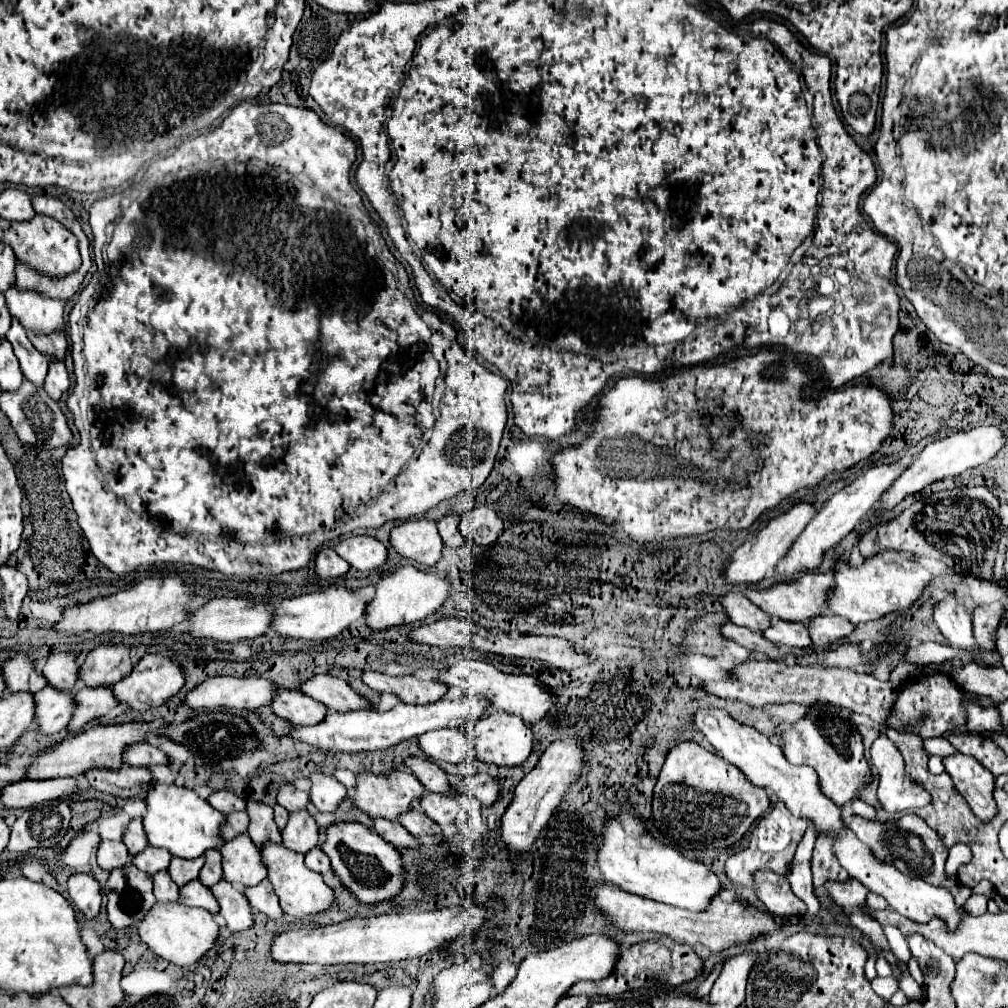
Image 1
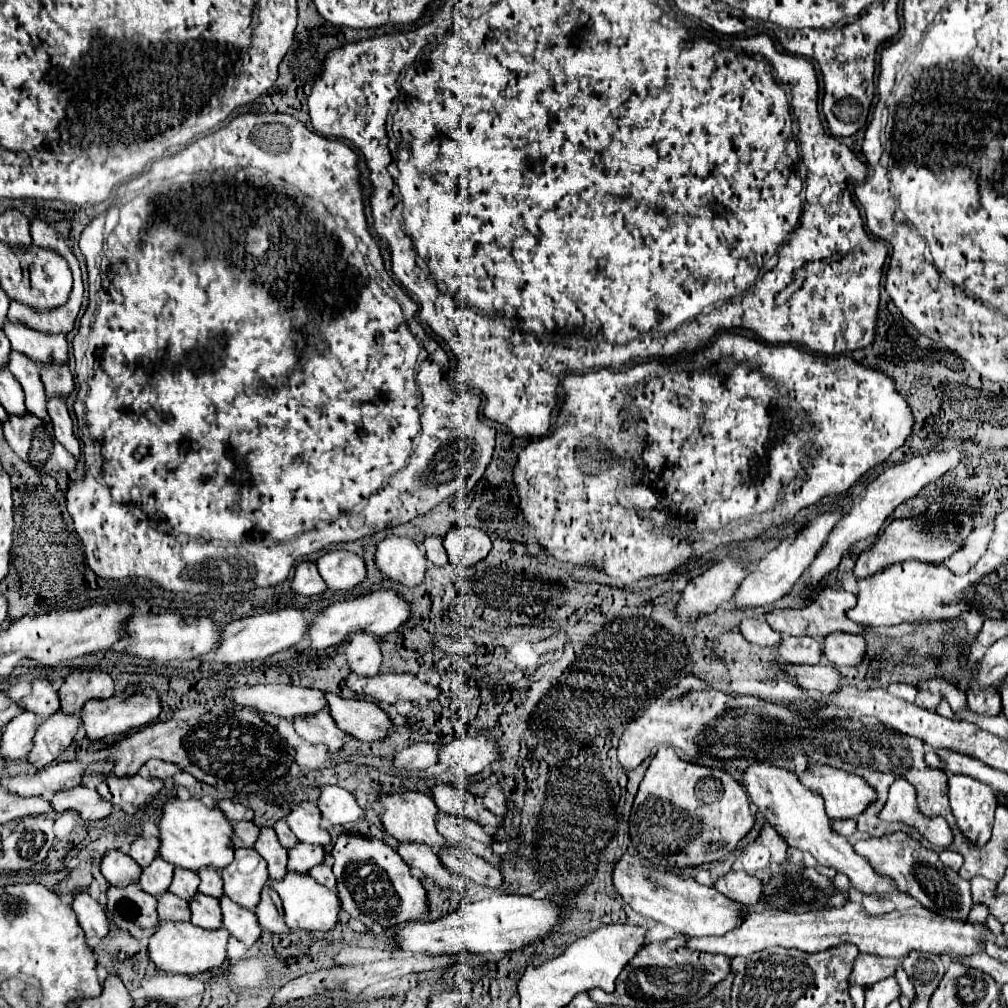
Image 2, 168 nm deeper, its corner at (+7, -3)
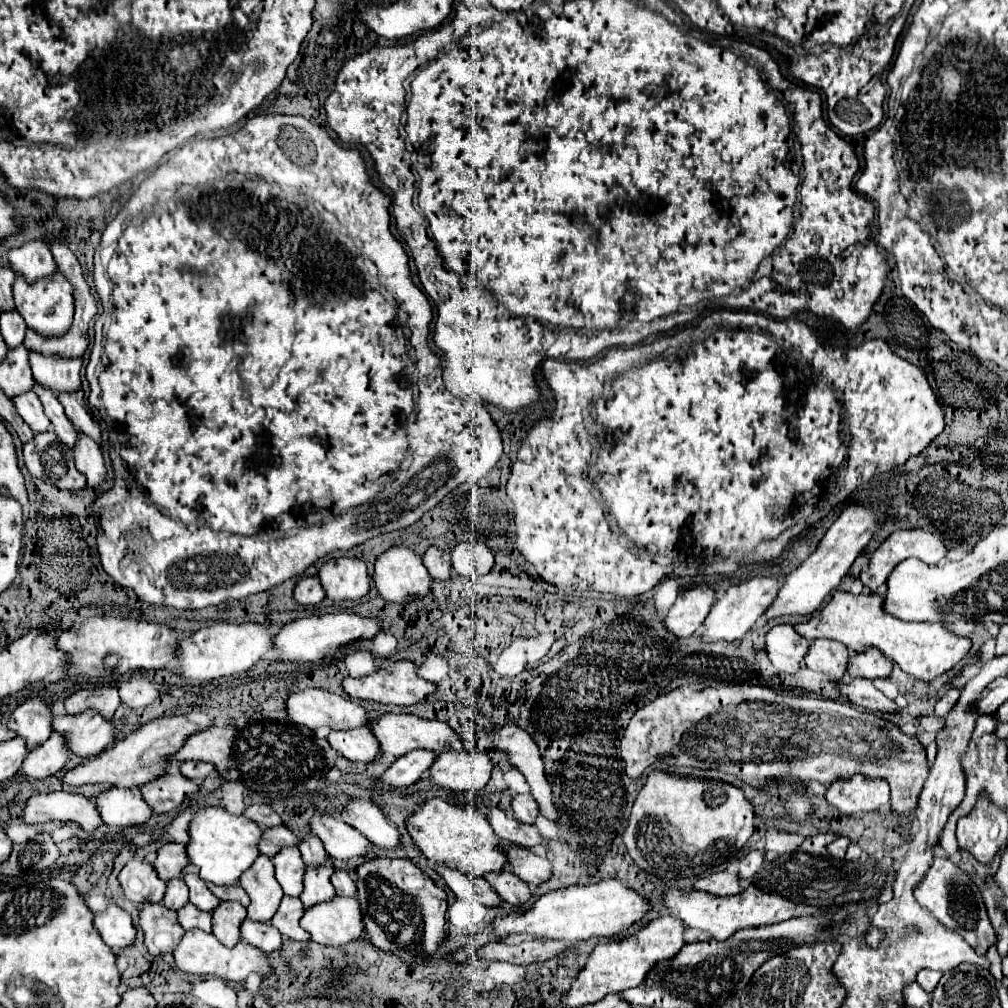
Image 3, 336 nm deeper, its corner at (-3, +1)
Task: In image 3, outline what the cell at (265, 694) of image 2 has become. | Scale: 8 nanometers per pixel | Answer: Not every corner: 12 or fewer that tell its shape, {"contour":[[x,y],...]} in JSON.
{"contour":[[322,688],[288,694],[294,724],[350,730],[368,712]]}

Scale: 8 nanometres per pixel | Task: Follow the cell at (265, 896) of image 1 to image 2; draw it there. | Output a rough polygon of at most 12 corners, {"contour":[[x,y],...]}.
{"contour":[[266,886],[254,910],[262,930],[290,932],[284,910],[278,910],[278,894]]}

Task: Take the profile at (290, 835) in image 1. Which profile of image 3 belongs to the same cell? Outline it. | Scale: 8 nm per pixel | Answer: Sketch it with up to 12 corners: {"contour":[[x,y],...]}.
{"contour":[[334,864],[306,866],[302,904],[330,900],[336,892],[330,884]]}

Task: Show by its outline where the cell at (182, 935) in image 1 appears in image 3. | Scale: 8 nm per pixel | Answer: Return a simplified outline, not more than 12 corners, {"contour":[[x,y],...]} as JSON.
{"contour":[[188,930],[176,966],[194,976],[244,982],[270,974],[264,952],[238,940],[222,946],[204,930]]}

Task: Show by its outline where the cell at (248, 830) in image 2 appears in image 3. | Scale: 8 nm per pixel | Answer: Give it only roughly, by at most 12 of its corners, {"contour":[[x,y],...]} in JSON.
{"contour":[[286,826],[262,832],[258,848],[274,856],[284,846],[296,846],[298,838]]}

